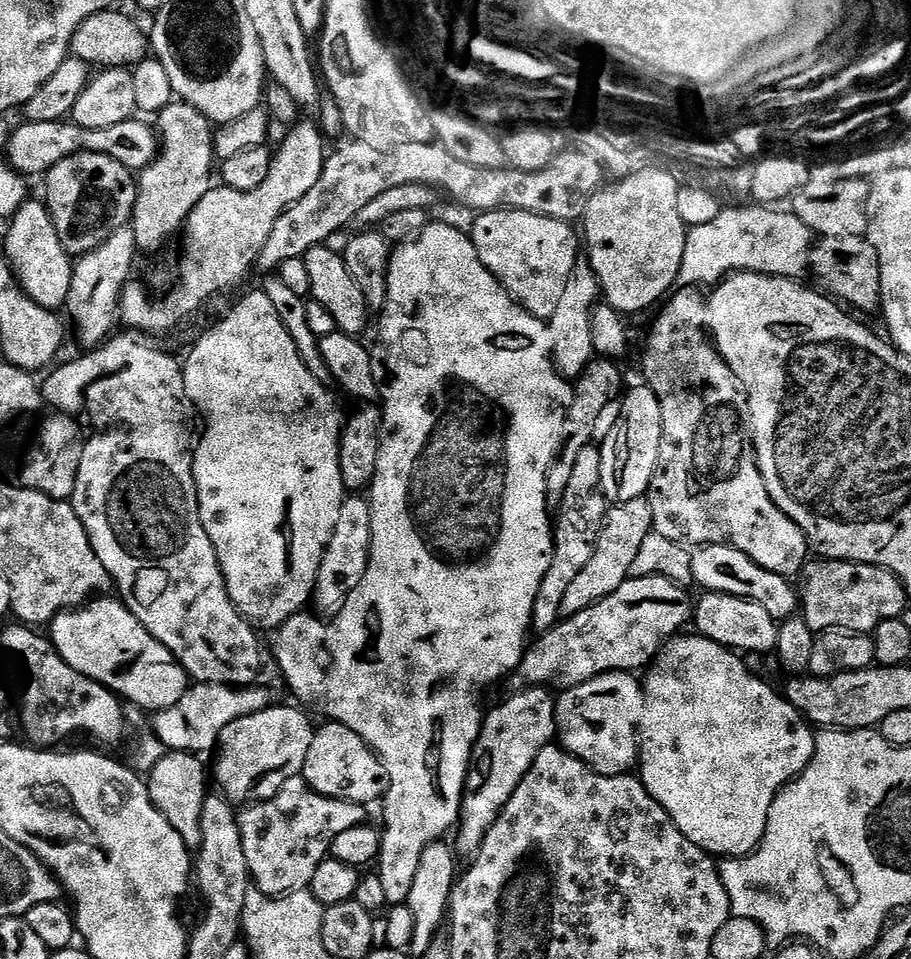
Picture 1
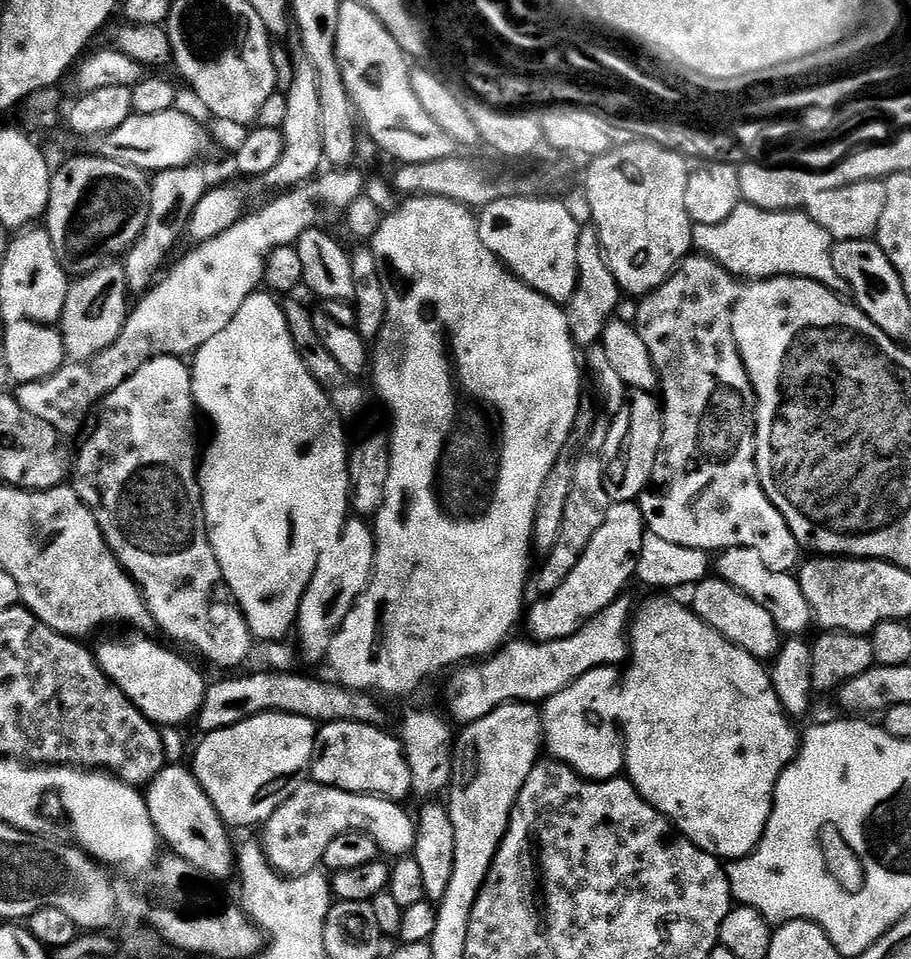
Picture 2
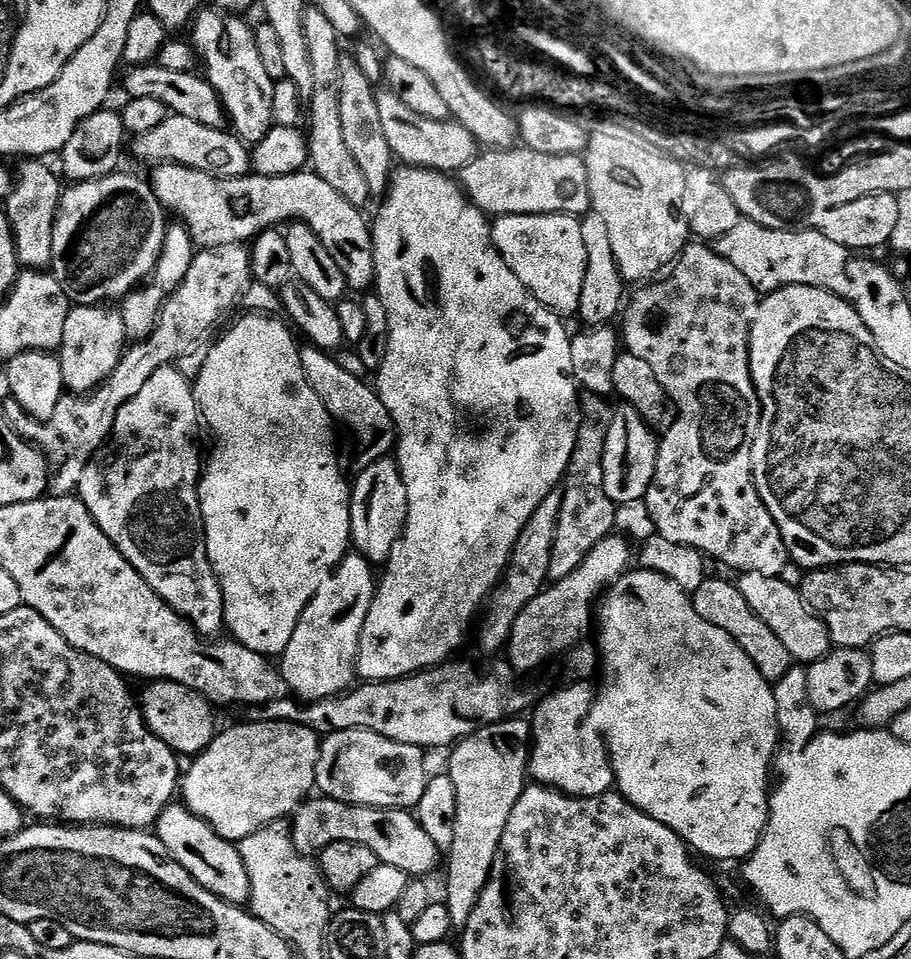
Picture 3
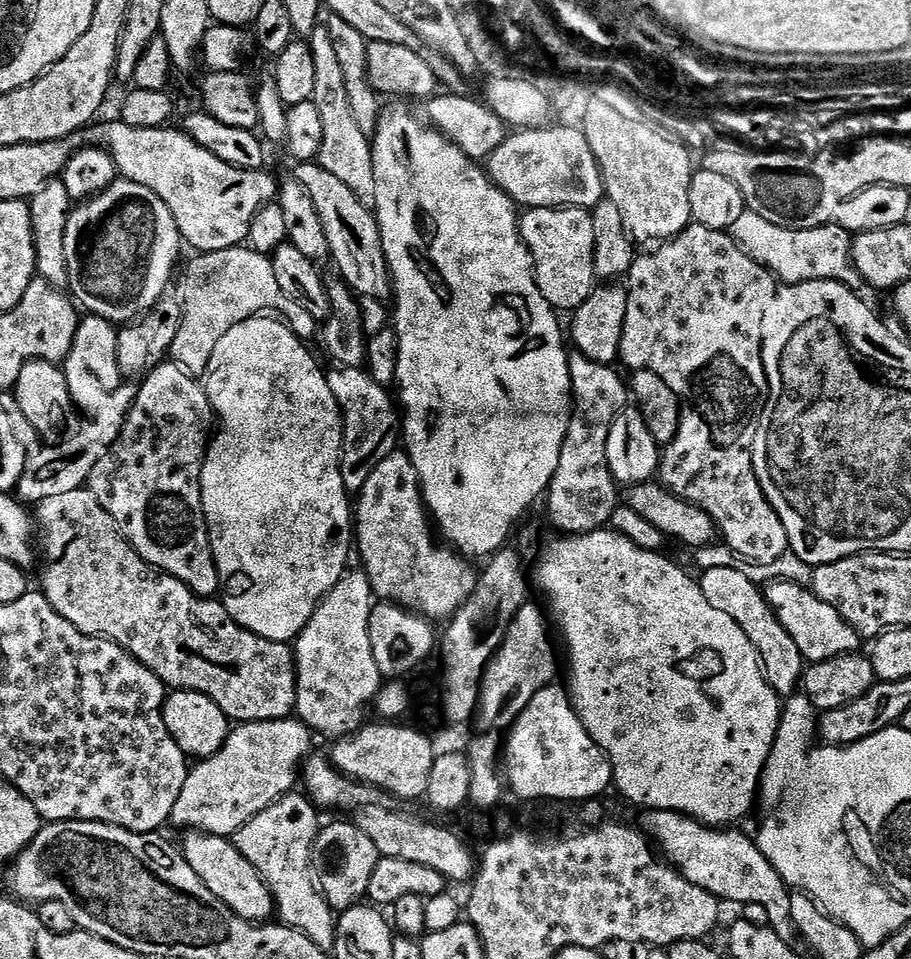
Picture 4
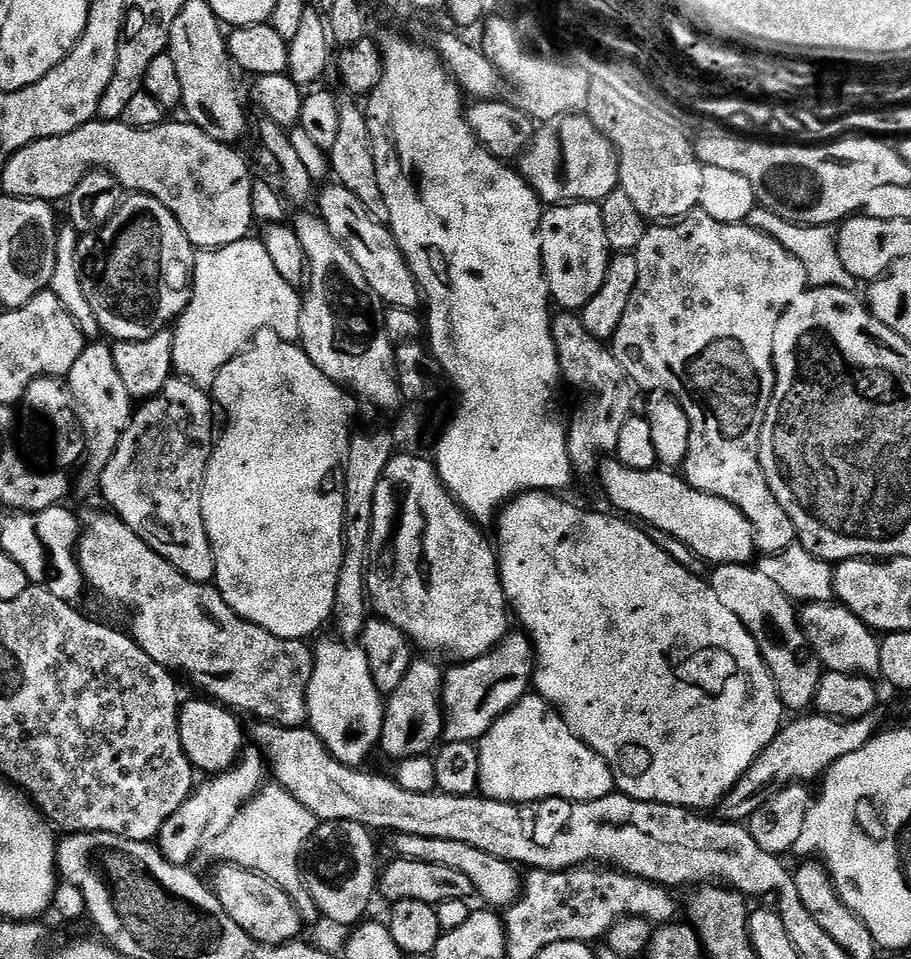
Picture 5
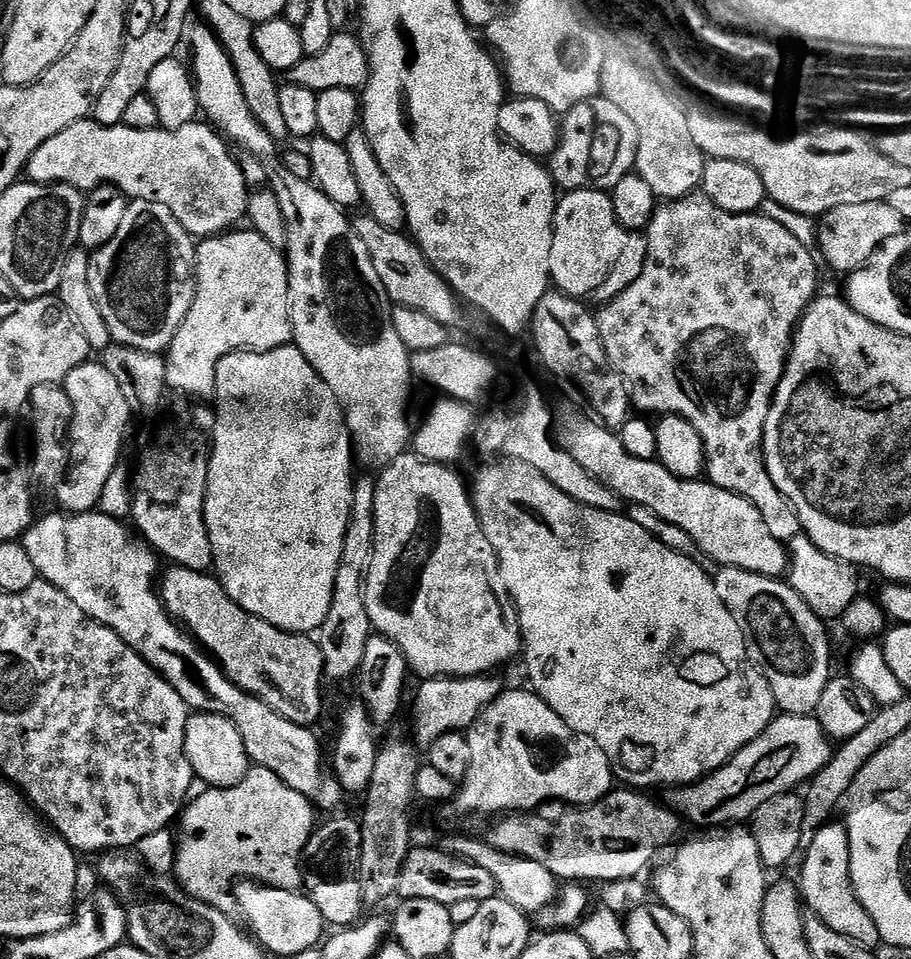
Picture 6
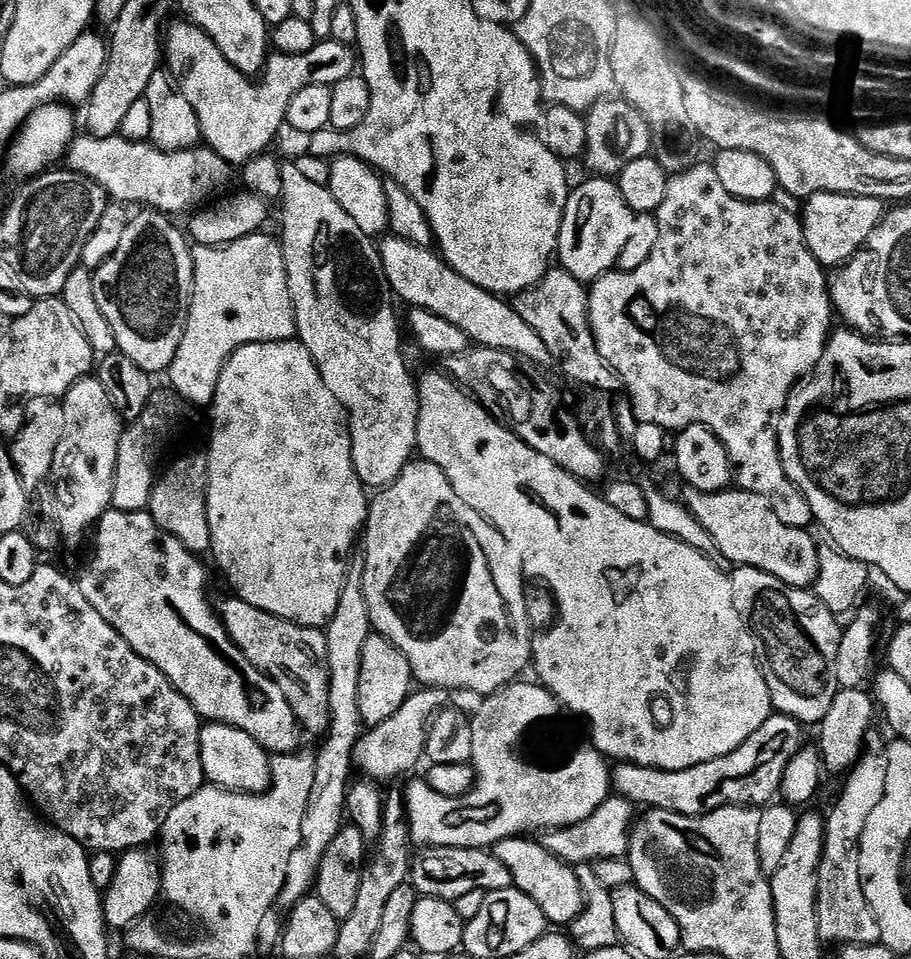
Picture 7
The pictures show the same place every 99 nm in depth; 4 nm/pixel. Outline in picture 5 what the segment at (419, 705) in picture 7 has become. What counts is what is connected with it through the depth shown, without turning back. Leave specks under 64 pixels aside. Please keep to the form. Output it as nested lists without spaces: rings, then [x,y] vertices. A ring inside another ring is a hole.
[[[509,631],[497,648],[476,660],[460,662],[457,668],[448,668],[444,678],[444,706],[446,723],[444,736],[449,741],[479,742],[488,735],[490,726],[498,722],[504,712],[509,712],[533,687],[534,649],[528,633]]]

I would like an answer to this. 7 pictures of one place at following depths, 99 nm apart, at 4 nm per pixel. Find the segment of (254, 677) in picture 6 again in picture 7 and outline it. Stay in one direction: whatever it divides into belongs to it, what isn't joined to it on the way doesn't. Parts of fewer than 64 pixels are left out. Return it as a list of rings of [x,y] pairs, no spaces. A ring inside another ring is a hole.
[[[231,598],[218,604],[218,615],[228,631],[228,636],[240,648],[240,652],[260,672],[265,672],[286,694],[286,702],[290,702],[290,710],[294,710],[296,723],[305,733],[308,732],[315,738],[323,737],[328,731],[328,719],[330,718],[330,674],[328,673],[328,651],[326,650],[326,638],[319,628],[307,628],[298,626],[289,620],[279,620],[274,614],[266,614],[266,610],[258,610],[250,606],[250,602],[239,598]]]

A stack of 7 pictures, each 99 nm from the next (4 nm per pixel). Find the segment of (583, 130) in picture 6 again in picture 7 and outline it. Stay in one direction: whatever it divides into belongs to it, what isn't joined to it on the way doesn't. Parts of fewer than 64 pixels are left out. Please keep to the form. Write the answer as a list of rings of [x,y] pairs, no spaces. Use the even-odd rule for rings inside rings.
[[[612,99],[599,100],[593,108],[587,109],[584,126],[588,139],[586,161],[596,171],[593,173],[604,178],[619,177],[620,171],[630,162],[634,162],[634,158],[647,156],[654,148],[652,125],[647,118],[627,100]]]

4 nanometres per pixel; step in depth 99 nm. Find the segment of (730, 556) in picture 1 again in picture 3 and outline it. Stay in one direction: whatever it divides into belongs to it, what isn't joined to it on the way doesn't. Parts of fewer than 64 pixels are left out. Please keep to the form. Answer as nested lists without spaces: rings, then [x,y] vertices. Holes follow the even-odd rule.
[[[748,570],[743,574],[746,581],[754,582],[766,589],[766,597],[756,602],[758,608],[762,607],[759,608],[758,614],[778,634],[793,661],[811,662],[822,658],[830,651],[834,644],[832,633],[823,619],[810,607],[801,589],[800,593],[790,581],[783,580],[780,576],[768,576],[772,574],[764,570]]]

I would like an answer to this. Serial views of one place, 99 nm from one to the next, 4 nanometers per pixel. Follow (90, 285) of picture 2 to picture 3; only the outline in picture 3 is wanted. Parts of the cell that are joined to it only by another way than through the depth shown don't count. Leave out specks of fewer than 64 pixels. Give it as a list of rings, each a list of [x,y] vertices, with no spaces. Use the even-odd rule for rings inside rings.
[[[80,304],[76,308],[75,305],[66,318],[66,330],[58,348],[65,385],[69,389],[80,390],[85,386],[103,383],[123,358],[128,339],[124,314],[119,307],[103,308],[100,304]]]

